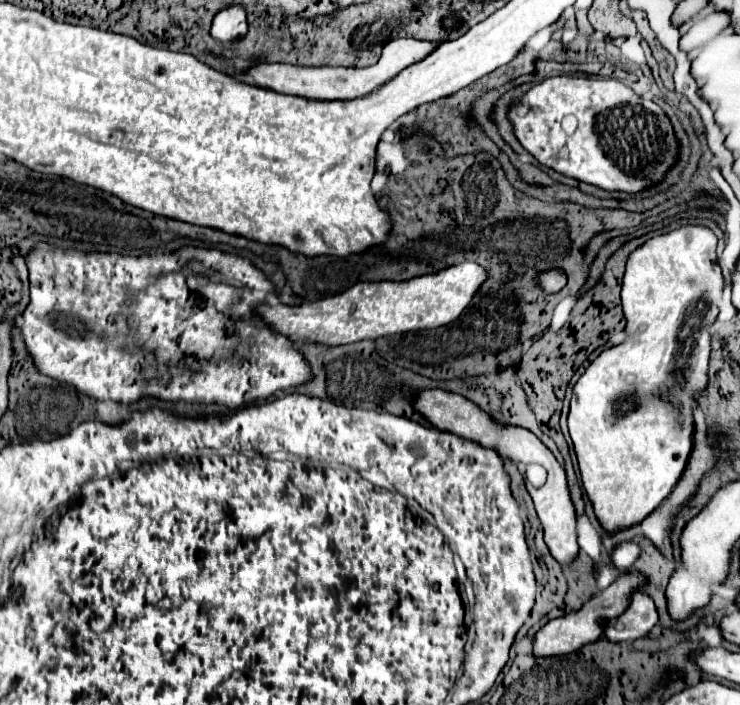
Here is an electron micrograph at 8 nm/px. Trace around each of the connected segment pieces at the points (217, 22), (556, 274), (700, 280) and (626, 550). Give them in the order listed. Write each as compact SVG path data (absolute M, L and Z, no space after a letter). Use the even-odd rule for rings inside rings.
M230 6L220 10L212 20L210 36L222 44L232 44L248 34L246 12L242 6Z
M556 268L556 270L542 270L540 274L536 274L536 286L544 292L544 294L556 294L566 286L566 272Z
M684 224L674 232L658 234L646 240L630 254L622 286L622 308L628 320L628 338L620 346L604 350L588 366L572 390L568 428L576 448L582 484L594 504L600 524L608 532L642 522L670 494L684 468L692 432L690 396L702 390L708 382L708 328L718 314L718 302L724 288L722 272L716 262L716 244L718 238L712 228ZM698 300L702 300L708 310L700 316L700 324L696 328L688 328L688 314L694 310L692 304ZM628 402L634 402L634 406L626 408Z
M622 542L614 552L612 552L612 562L616 568L628 568L636 558L638 558L640 550L636 544L630 542Z

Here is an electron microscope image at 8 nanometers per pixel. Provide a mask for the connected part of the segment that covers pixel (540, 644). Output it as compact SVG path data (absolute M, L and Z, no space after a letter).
M630 572L630 574L622 574L618 576L606 590L602 590L600 594L596 594L594 598L590 598L578 612L570 612L562 618L554 618L548 624L544 624L536 636L534 636L534 650L532 656L536 658L546 658L546 656L558 656L558 654L570 654L574 650L578 650L580 646L594 642L602 636L602 622L608 618L614 618L618 614L624 612L624 608L628 606L628 598L630 594L644 582L644 576L638 572Z

